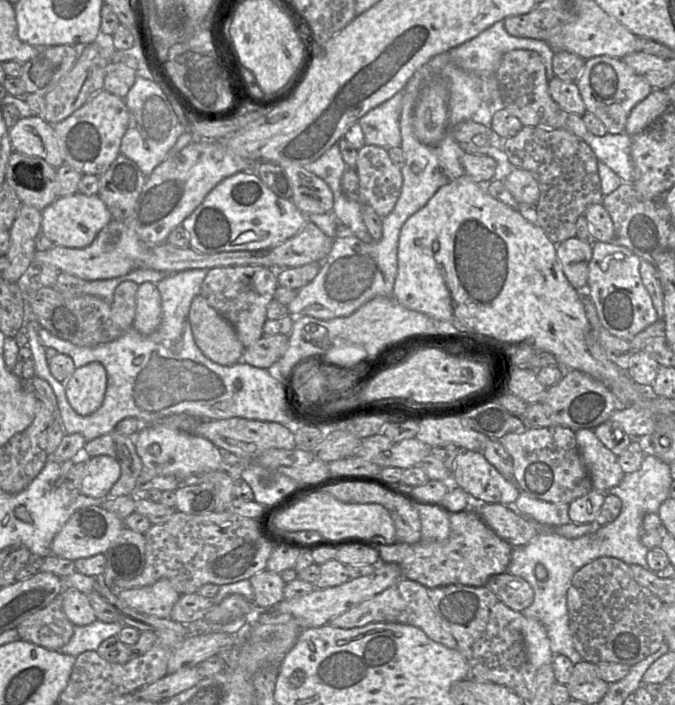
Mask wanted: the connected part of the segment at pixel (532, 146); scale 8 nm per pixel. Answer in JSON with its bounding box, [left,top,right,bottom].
[504,126,604,244]

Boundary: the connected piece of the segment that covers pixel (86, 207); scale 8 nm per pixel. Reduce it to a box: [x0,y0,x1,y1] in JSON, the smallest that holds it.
[41,192,112,248]

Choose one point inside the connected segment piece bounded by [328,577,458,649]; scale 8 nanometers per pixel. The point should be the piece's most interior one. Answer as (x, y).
(407, 602)

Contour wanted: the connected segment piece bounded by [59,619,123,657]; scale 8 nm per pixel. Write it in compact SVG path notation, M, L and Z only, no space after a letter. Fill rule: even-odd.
M98 619L86 626L74 626L73 636L59 652L77 657L86 651L97 651L101 642L116 637L122 627L120 622L105 623Z

